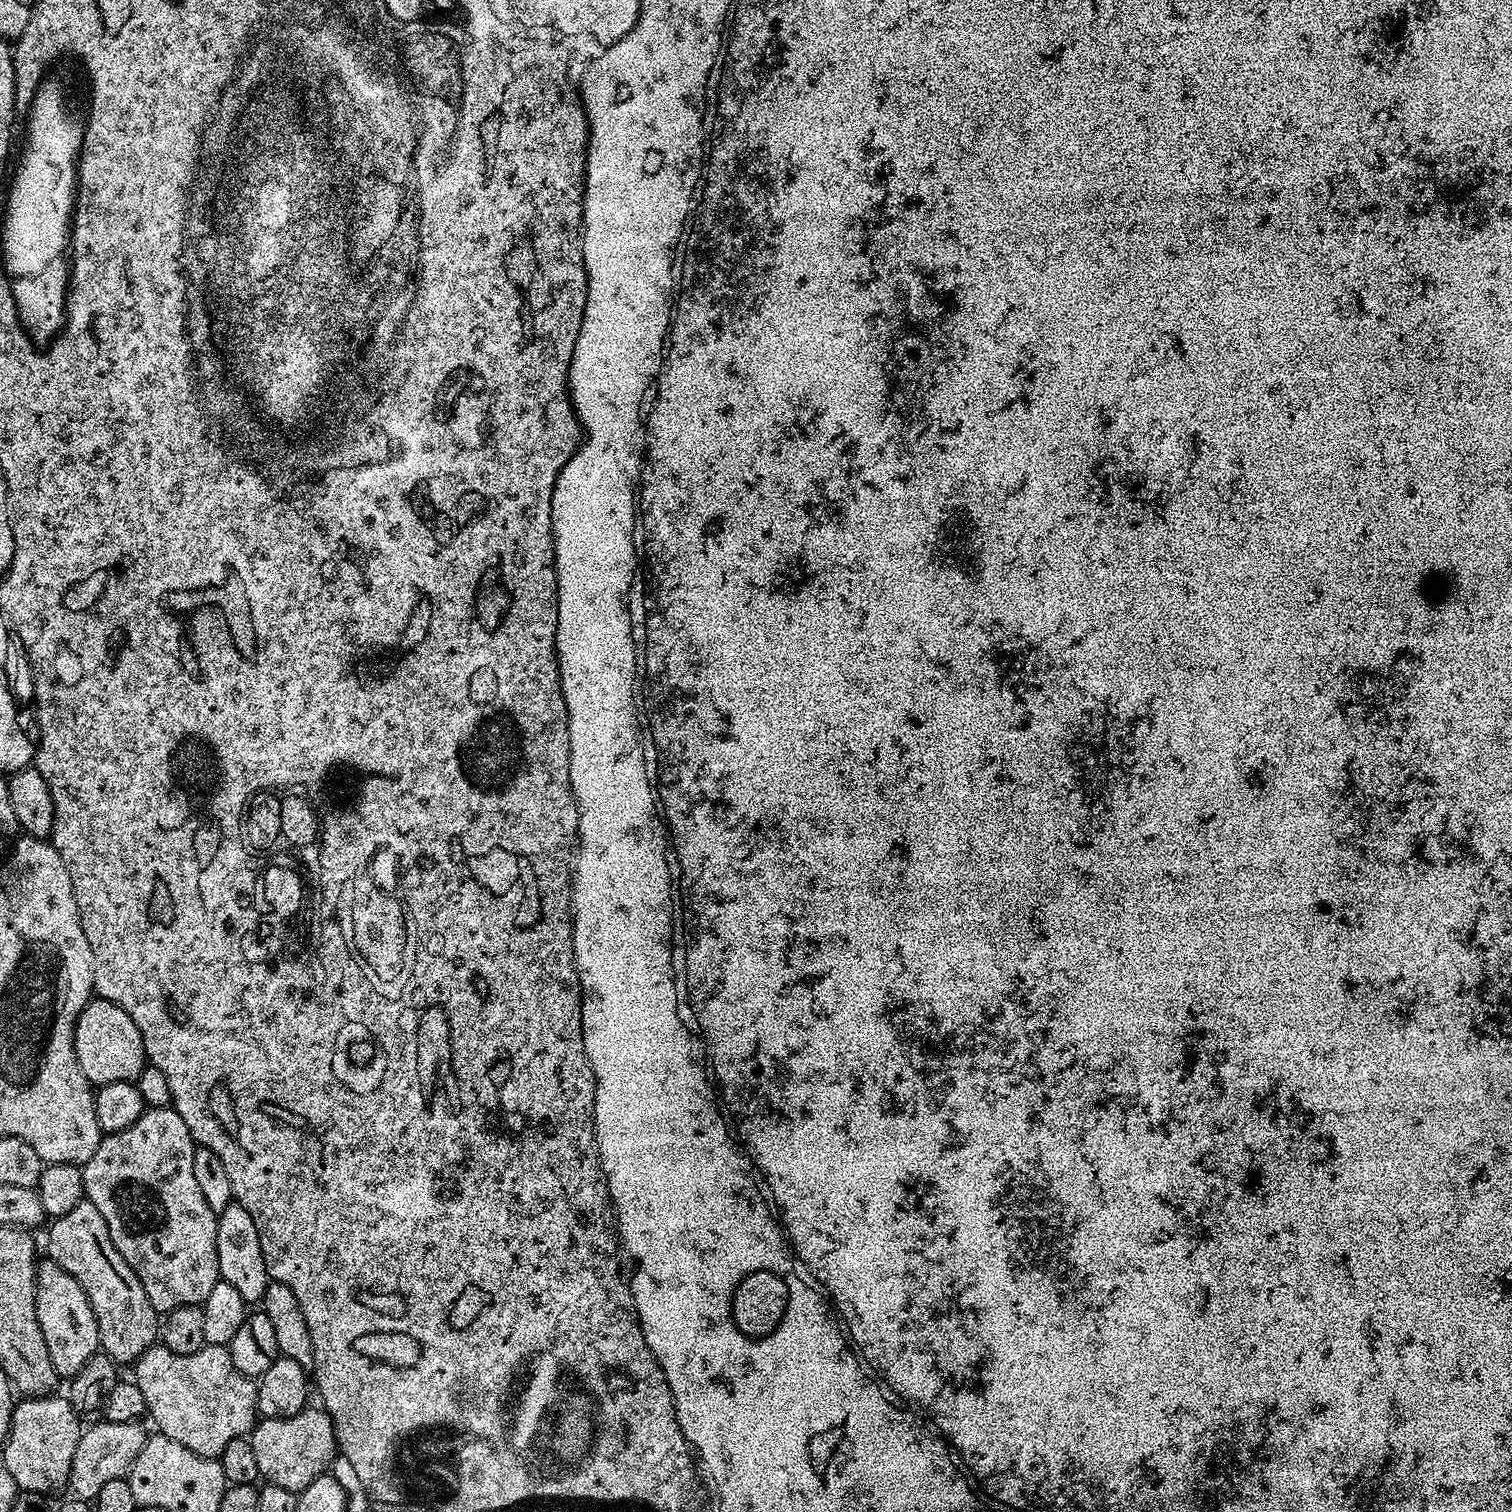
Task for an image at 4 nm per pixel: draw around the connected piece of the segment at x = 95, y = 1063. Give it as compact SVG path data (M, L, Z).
M93 998L88 1001L74 1029L74 1050L82 1074L93 1086L135 1082L146 1067L142 1034L138 1026L134 1026L134 1018L109 1000Z

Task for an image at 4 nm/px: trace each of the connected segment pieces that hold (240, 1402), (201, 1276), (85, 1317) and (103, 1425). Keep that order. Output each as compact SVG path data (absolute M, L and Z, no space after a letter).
M205 1344L202 1350L198 1350L198 1354L174 1354L174 1350L163 1346L153 1346L147 1348L141 1356L139 1356L134 1365L134 1382L138 1386L138 1390L142 1390L142 1395L146 1398L146 1406L148 1407L147 1415L152 1416L152 1420L156 1423L155 1431L166 1438L174 1438L174 1442L182 1442L182 1446L186 1446L186 1450L194 1450L194 1454L199 1456L211 1456L218 1458L222 1454L222 1450L226 1450L226 1446L230 1446L230 1442L247 1437L252 1429L258 1423L258 1409L256 1407L256 1389L257 1381L250 1376L243 1376L241 1372L234 1366L232 1356L228 1353L227 1347L218 1344Z
M148 1108L134 1126L126 1126L126 1130L121 1132L107 1133L98 1150L94 1150L94 1158L83 1165L85 1197L98 1206L98 1214L106 1218L118 1254L126 1258L160 1314L170 1313L178 1306L203 1305L206 1294L214 1290L220 1279L217 1213L212 1212L206 1198L202 1198L202 1190L194 1178L197 1147L186 1122L182 1122L175 1108Z
M51 1258L41 1259L36 1266L36 1309L38 1326L42 1326L42 1338L46 1338L46 1350L50 1350L54 1370L62 1378L76 1376L92 1355L101 1351L98 1322L86 1290Z
M104 1420L100 1424L92 1424L80 1433L80 1441L74 1450L74 1462L70 1466L70 1478L67 1487L72 1488L71 1495L77 1500L95 1501L98 1490L106 1486L106 1482L114 1482L127 1477L132 1468L134 1458L142 1450L146 1439L144 1424L137 1422L127 1424L126 1422L110 1422Z

